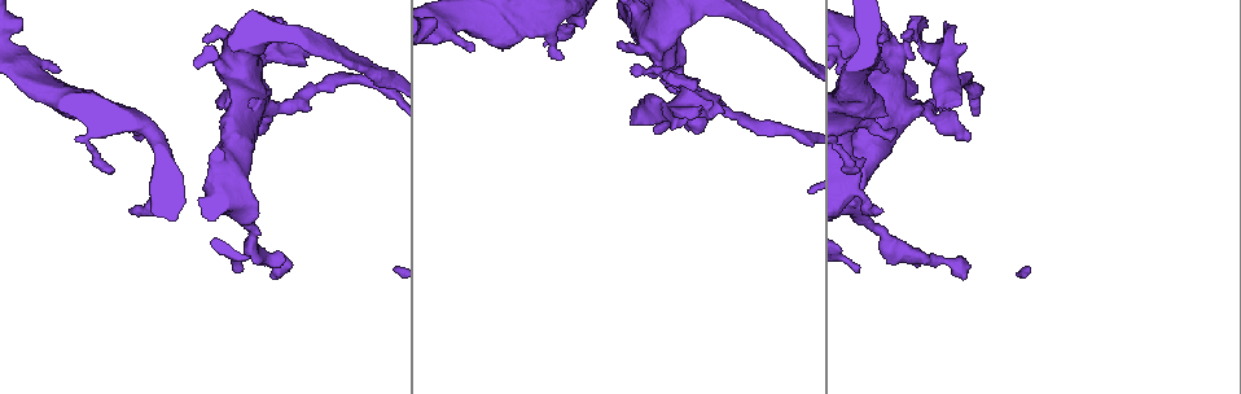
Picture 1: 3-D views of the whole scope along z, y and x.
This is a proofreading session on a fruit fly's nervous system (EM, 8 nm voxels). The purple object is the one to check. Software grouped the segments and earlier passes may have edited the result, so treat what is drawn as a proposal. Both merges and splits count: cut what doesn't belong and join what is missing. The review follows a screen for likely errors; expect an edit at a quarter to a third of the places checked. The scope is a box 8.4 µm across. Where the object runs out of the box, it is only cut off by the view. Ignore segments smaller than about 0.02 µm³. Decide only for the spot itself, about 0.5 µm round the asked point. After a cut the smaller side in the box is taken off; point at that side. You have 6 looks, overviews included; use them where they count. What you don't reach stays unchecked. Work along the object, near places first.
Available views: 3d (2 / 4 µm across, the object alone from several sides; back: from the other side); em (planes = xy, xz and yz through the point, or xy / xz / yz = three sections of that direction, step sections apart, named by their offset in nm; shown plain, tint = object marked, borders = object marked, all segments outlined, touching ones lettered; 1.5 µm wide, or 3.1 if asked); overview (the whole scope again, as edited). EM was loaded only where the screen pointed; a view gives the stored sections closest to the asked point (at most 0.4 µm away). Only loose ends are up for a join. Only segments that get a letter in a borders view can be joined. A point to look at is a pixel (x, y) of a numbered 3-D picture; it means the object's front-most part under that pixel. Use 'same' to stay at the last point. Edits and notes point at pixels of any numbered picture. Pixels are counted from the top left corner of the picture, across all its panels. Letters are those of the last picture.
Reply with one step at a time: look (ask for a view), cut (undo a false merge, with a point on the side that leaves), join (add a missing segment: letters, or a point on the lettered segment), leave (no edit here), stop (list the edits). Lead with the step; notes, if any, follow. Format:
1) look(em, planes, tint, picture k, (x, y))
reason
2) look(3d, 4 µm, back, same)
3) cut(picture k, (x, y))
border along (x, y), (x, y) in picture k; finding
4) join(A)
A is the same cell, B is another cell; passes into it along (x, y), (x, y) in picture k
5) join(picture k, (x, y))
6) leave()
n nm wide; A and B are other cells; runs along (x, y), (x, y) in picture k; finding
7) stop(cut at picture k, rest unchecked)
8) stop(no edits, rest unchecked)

look(em, planes, borders, picture 1, (962, 280))
an open end

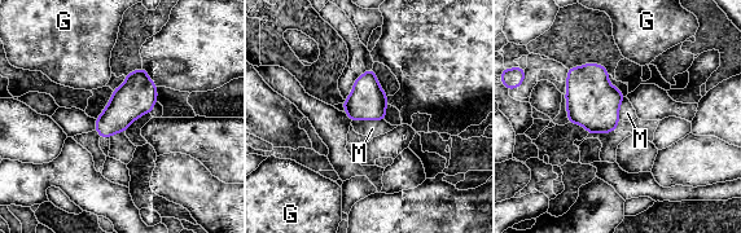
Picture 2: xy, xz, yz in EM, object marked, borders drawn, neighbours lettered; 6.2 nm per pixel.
leave()
G and M are other cells; no lettered segment goes on from it

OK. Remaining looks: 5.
look(em, xy, step 4, plain, picture 1, (632, 123))
branch stops here

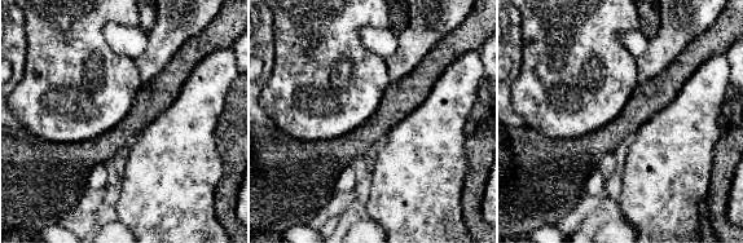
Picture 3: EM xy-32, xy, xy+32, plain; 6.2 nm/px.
look(em, xy, step 4, borders, same)
see the neighbours

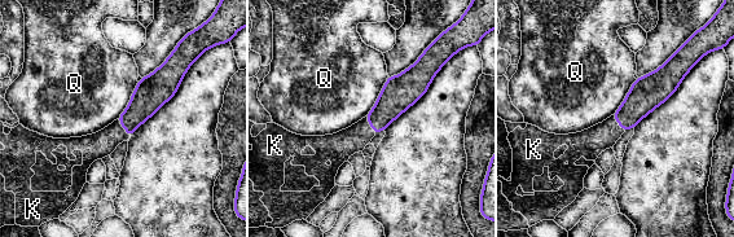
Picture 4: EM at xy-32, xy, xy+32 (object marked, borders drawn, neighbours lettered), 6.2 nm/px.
join(K)
Q touches over 280 nm; K is the same cell, Q is another cell; passes into it along (398, 95), (370, 124), (338, 148) in picture 4; the neuron continues

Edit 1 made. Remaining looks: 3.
look(em, planes, borders, picture 1, (442, 21))

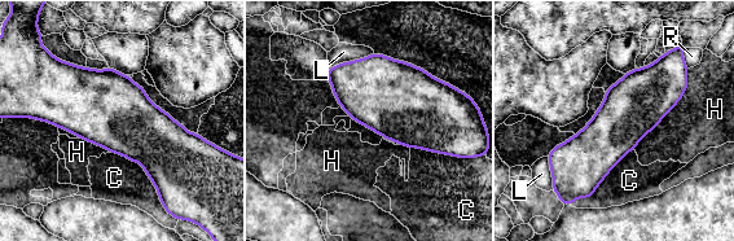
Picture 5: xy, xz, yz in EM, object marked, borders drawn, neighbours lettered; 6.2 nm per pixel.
leave()
360 nm wide; C, H, L and R are other cells; runs along (684, 82), (554, 166) in picture 5; one neuron here

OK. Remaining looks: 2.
stop(join at picture 4, rest unchecked)

